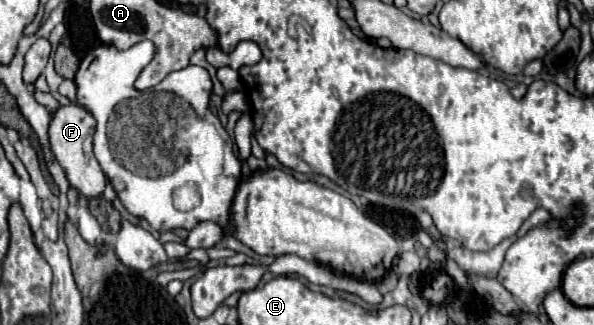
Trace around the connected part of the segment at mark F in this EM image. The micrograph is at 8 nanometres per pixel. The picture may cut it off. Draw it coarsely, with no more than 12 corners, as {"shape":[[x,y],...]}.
{"shape":[[60,106],[50,146],[70,184],[86,198],[104,192],[92,152],[96,120],[82,106]]}

